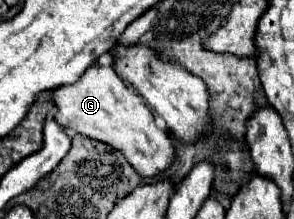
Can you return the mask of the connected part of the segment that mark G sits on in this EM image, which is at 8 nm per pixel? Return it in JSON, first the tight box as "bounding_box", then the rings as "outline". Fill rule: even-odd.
{"bounding_box":[53,66,175,178],"outline":[[[91,66],[79,82],[55,90],[53,102],[57,106],[55,120],[65,130],[89,136],[119,150],[143,178],[153,178],[165,172],[175,160],[175,146],[169,134],[159,126],[159,122],[155,122],[155,116],[143,98],[127,88],[111,66]]]}

